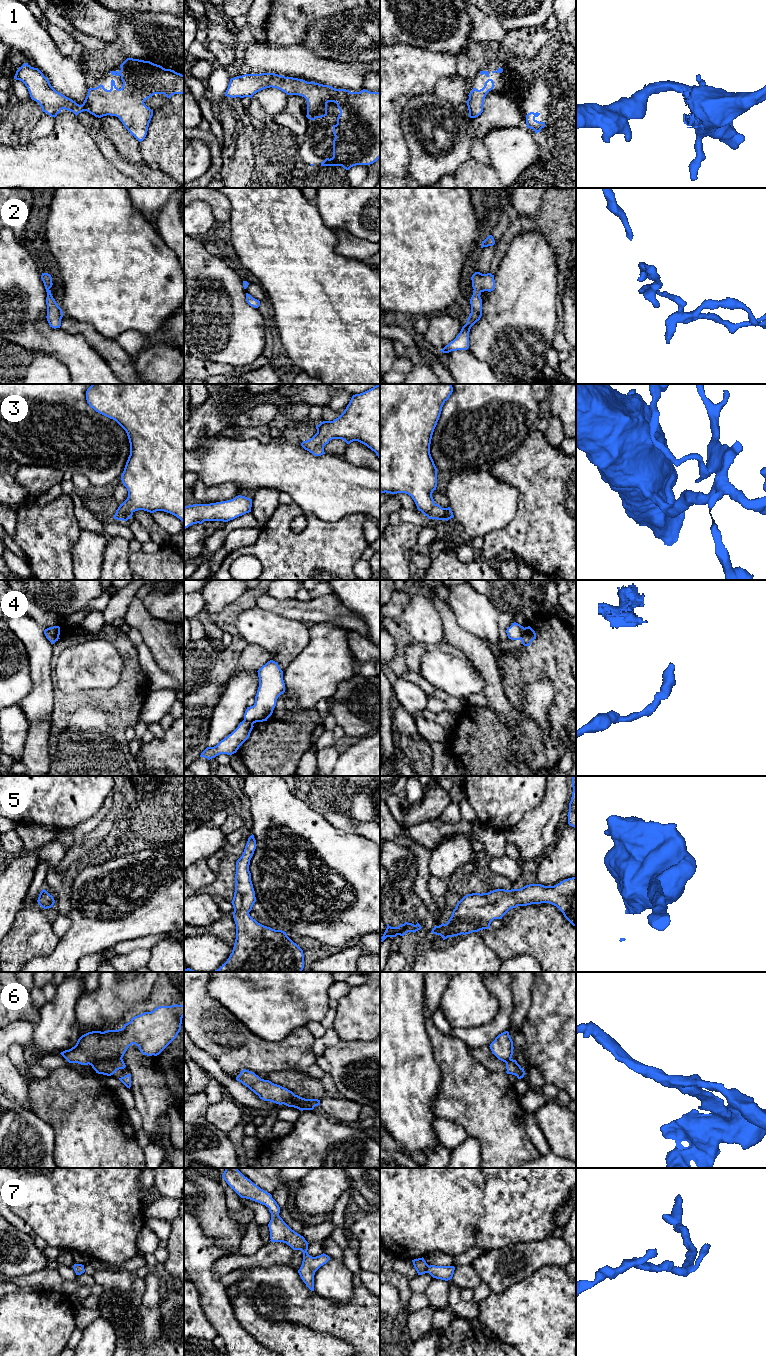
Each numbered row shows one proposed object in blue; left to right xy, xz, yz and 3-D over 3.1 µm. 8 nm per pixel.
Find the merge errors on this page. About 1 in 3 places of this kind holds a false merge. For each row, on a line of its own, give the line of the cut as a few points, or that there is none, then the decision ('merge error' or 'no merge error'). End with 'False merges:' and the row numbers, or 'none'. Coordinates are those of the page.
1: no cut; no merge error
2: no cut; no merge error
3: no cut; no merge error
4: cut in xy along (47, 628), (58, 638); merge error
5: no cut; no merge error
6: cut in xy along (121, 1057), (97, 1060), (91, 1065); merge error
7: no cut; no merge error
False merges: 4, 6

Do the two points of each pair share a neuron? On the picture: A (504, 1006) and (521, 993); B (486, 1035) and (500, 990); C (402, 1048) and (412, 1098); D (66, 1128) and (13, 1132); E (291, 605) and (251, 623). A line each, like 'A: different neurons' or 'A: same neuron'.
A: different neurons
B: same neuron
C: same neuron
D: different neurons
E: different neurons

